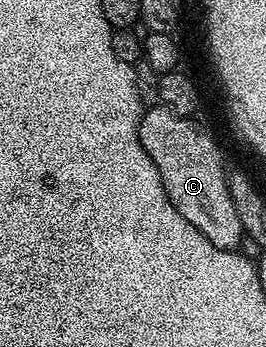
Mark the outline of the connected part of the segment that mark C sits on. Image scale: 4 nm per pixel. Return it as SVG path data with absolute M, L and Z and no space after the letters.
M155 104L152 110L144 109L139 119L139 139L141 148L149 152L149 160L157 164L157 172L161 172L161 184L177 212L209 240L222 250L235 250L239 241L244 241L243 225L237 216L237 208L233 208L233 196L225 182L224 176L219 173L219 158L216 157L215 146L212 146L212 135L206 133L199 126L194 126L191 118L183 118L173 113L162 104Z

